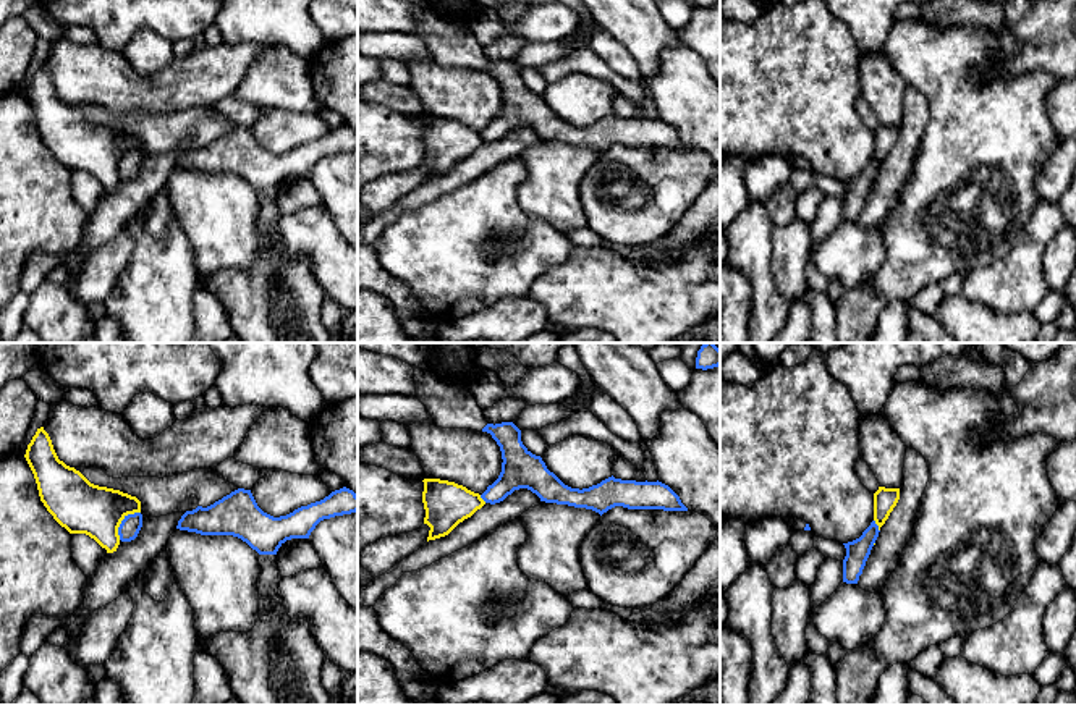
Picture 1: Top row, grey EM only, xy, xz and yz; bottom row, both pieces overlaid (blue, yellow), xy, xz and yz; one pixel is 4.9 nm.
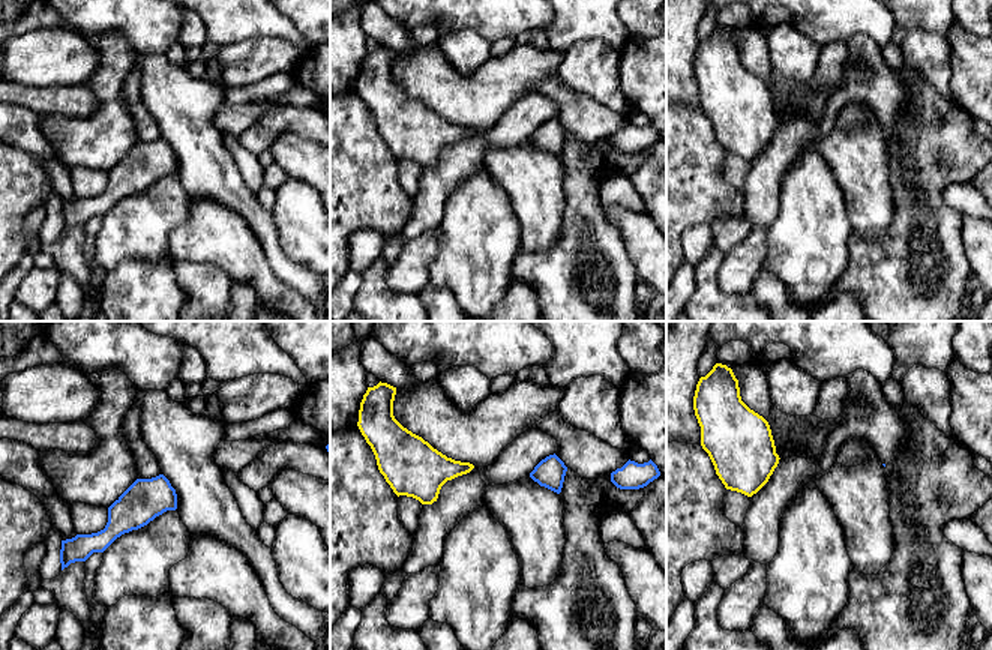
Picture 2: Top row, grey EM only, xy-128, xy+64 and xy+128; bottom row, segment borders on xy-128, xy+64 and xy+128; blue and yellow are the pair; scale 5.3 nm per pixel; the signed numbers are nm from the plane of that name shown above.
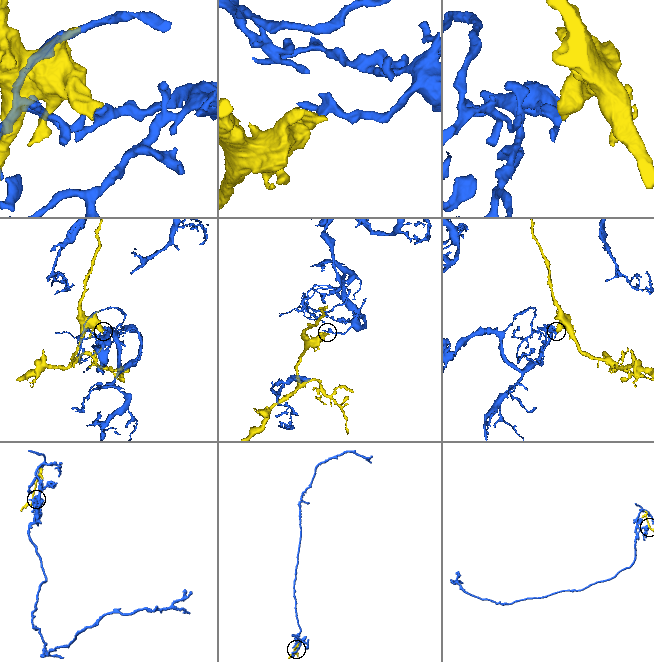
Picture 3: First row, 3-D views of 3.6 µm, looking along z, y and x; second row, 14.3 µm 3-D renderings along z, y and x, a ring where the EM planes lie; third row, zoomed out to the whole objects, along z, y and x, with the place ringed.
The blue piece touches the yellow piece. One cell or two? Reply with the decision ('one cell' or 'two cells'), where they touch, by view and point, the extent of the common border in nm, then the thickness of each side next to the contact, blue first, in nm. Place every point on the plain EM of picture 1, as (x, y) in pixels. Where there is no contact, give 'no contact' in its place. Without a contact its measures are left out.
two cells | xy (122, 159) | 180 nm | 100/260 nm

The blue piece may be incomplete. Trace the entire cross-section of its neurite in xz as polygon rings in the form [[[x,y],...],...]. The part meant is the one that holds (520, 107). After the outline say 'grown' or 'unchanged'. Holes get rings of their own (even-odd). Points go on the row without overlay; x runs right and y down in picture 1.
[[[513,60],[487,61],[482,70],[492,73],[503,97],[498,116],[481,133],[485,141],[500,141],[515,128],[527,126],[540,139],[586,146],[600,154],[615,144],[688,149],[680,134],[659,118],[636,120],[612,113],[589,126],[571,126],[547,107],[540,94],[523,82],[521,68]]] | unchanged

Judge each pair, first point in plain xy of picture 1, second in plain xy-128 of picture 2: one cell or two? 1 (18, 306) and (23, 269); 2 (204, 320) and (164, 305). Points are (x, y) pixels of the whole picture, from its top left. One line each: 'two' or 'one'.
1: one
2: two

